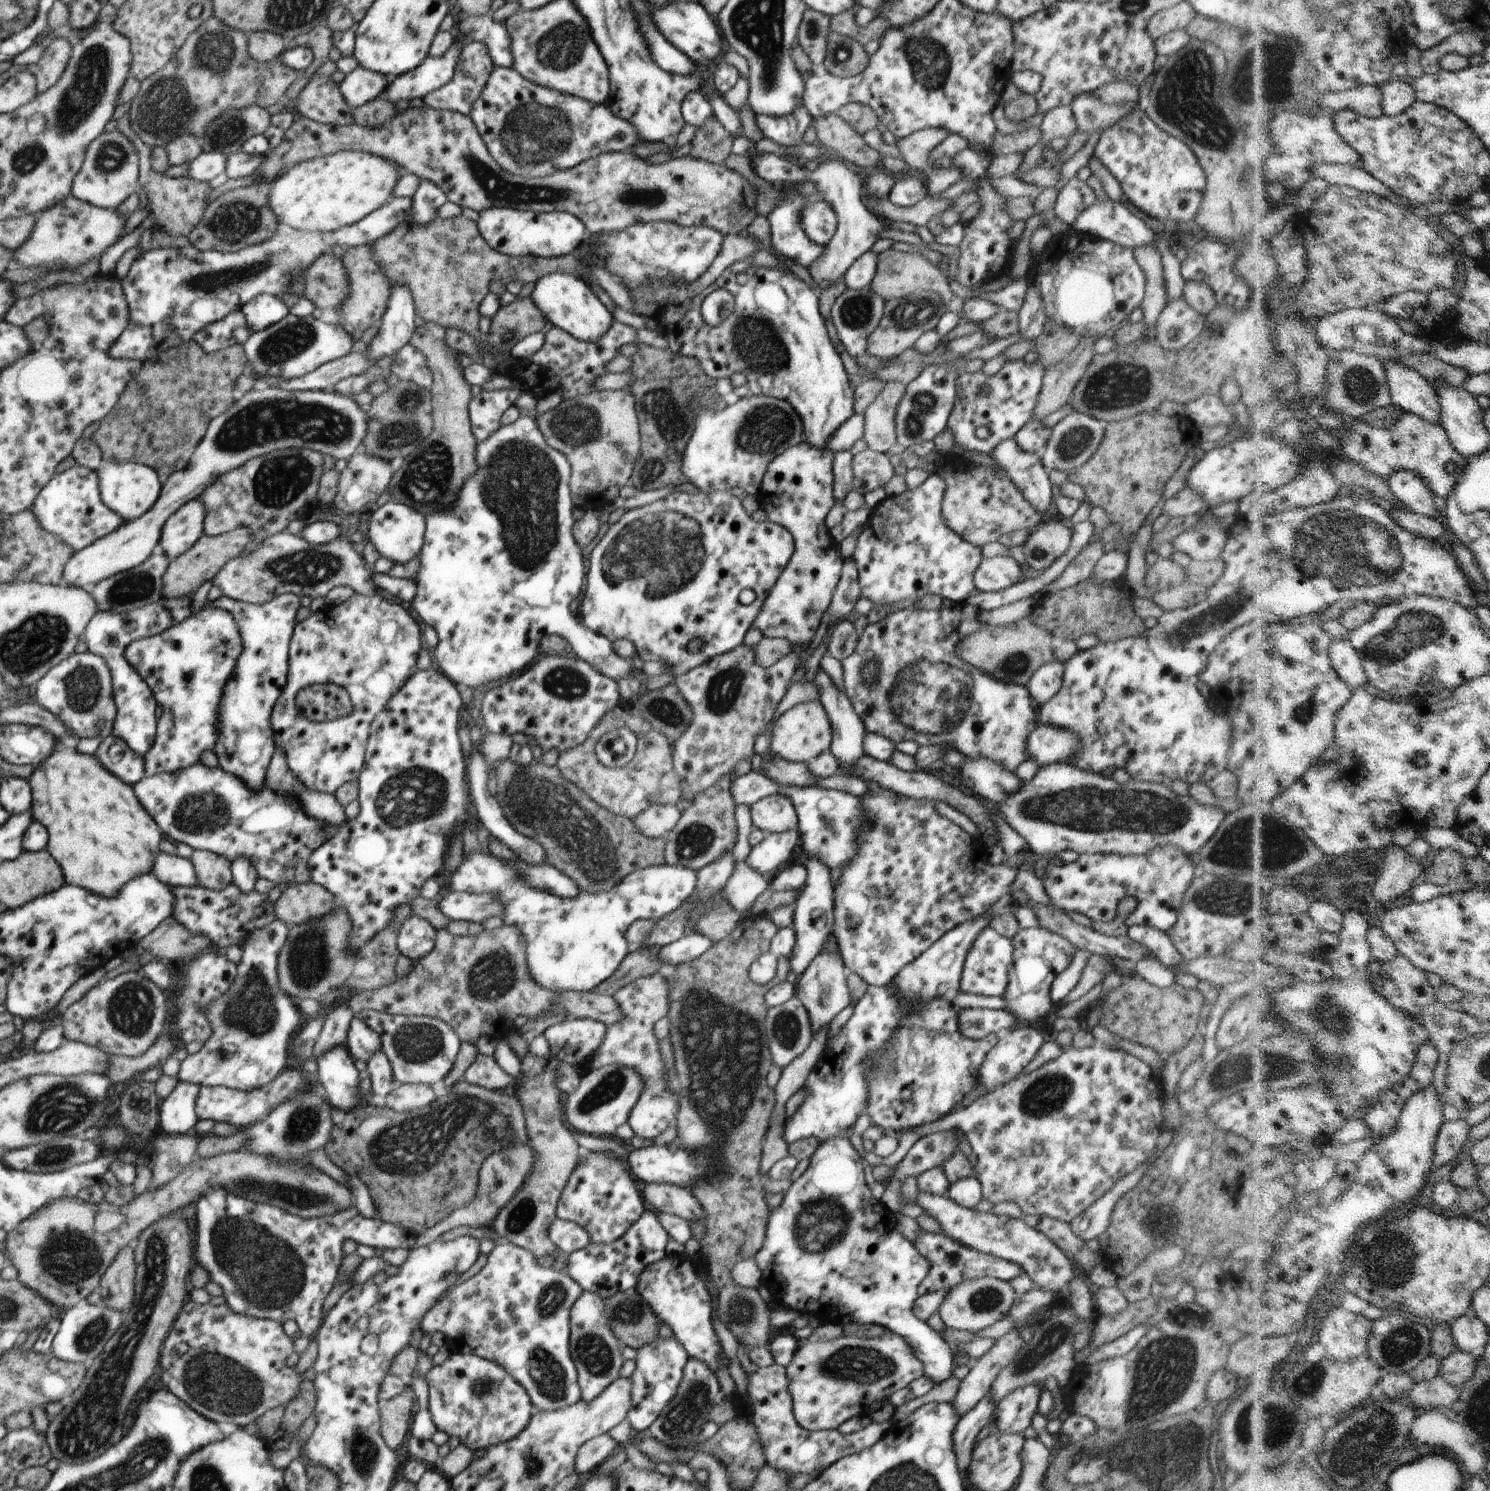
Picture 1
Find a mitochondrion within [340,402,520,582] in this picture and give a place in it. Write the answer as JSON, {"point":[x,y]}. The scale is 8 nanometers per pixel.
{"point":[425,480]}

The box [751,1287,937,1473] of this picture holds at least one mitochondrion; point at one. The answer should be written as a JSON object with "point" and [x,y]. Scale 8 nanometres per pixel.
{"point":[852,1365]}

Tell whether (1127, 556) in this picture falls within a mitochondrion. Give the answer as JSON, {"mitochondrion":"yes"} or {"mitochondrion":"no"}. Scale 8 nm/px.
{"mitochondrion":"no"}

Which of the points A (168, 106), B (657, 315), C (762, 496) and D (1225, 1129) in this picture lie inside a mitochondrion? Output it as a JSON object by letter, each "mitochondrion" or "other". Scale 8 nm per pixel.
{"A":"mitochondrion","B":"other","C":"other","D":"other"}

